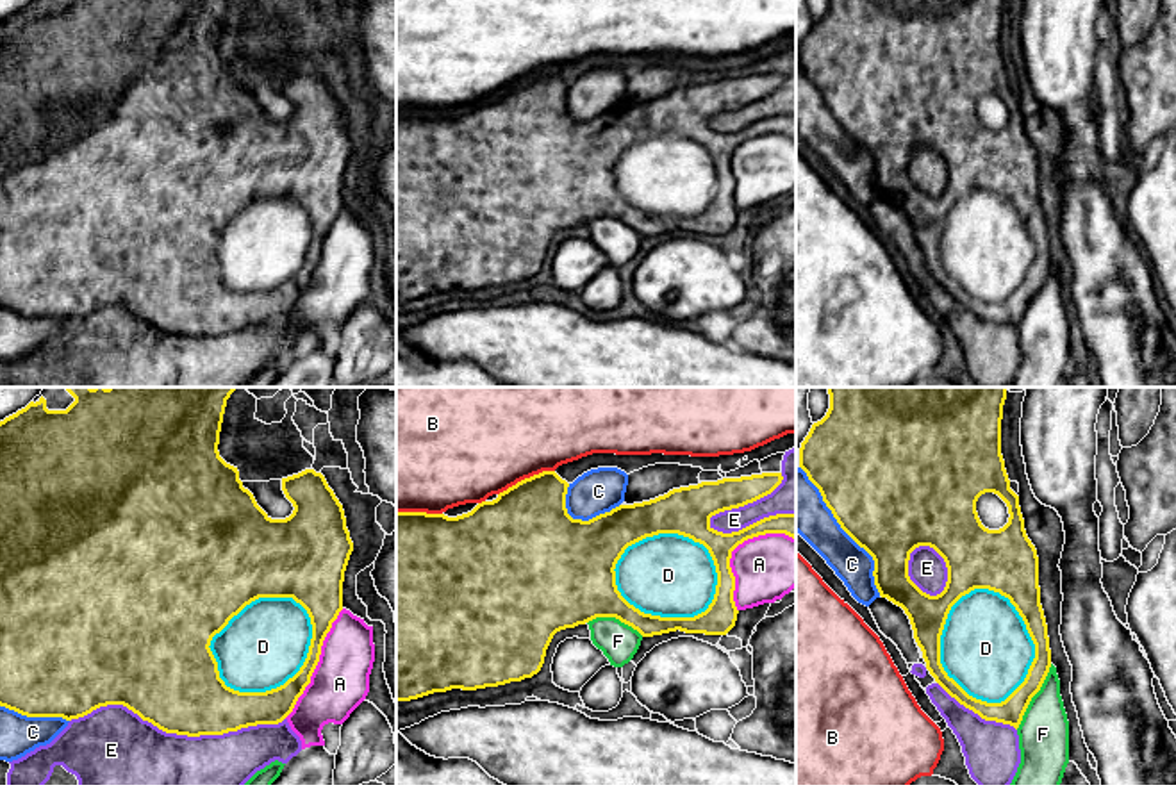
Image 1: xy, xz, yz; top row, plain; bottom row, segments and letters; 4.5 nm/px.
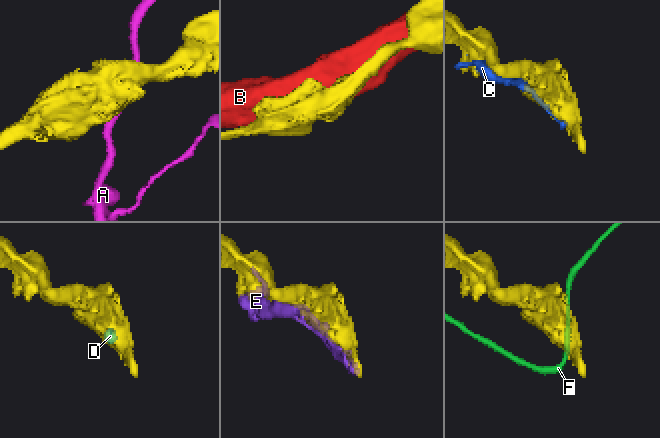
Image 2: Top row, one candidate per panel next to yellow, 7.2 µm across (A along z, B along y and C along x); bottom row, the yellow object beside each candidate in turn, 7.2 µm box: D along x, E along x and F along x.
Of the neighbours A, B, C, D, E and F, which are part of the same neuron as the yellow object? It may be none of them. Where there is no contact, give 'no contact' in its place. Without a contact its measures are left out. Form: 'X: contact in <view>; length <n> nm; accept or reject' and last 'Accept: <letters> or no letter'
A: contact in xz; length 420 nm; reject
B: contact in xz; length 280 nm; reject
C: contact in yz; length 700 nm; reject
D: contact in yz; length 550 nm; accept
E: contact in xy; length 950 nm; reject
F: contact in yz; length 340 nm; reject
Accept: D

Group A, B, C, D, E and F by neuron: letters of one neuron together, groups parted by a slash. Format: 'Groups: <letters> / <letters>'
Groups: A / B / C / D / E / F

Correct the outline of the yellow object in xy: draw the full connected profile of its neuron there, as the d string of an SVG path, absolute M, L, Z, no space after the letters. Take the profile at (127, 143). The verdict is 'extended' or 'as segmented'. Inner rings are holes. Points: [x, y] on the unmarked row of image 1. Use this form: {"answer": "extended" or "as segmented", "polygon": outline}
{"answer": "extended", "polygon": "M32 0L25 9L0 21L0 307L27 318L62 318L71 321L100 307L123 305L159 330L187 337L223 335L257 325L278 325L293 312L298 298L311 284L323 241L343 211L343 182L353 143L346 128L343 105L325 77L314 70L282 78L282 91L294 107L289 118L271 120L257 105L253 95L243 87L237 68L227 64L218 52L225 7L227 0Z"}

